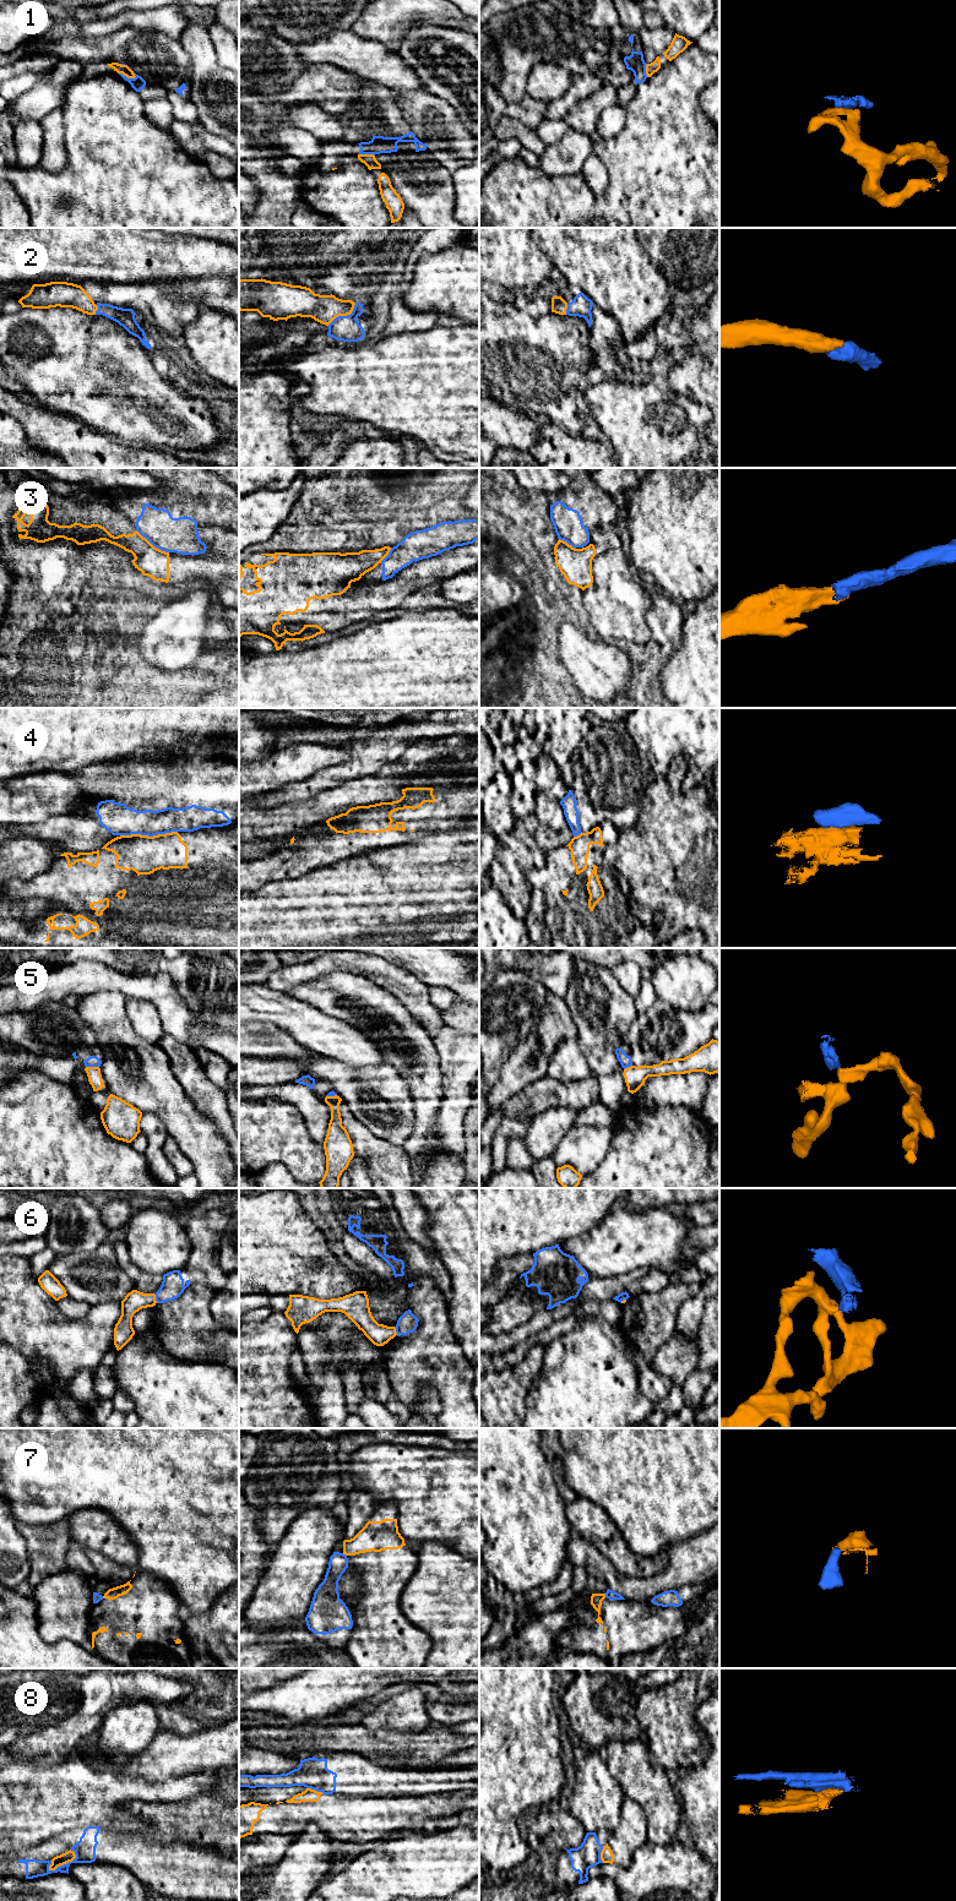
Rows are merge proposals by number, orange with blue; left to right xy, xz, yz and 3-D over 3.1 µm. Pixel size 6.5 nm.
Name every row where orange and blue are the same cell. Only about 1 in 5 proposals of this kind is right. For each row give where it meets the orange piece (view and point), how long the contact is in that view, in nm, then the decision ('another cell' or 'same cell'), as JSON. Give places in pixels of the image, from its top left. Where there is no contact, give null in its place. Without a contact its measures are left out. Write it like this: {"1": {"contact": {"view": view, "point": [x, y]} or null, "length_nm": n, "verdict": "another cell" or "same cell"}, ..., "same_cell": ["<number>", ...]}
{"1": {"contact": {"view": "xy", "point": [128, 77]}, "length_nm": 120, "verdict": "another cell"}, "2": {"contact": {"view": "xz", "point": [343, 315]}, "length_nm": 240, "verdict": "same cell"}, "3": {"contact": {"view": "xy", "point": [151, 544]}, "length_nm": 260, "verdict": "another cell"}, "4": {"contact": {"view": "xy", "point": [147, 835]}, "length_nm": 380, "verdict": "another cell"}, "5": {"contact": {"view": "xy", "point": [92, 1067]}, "length_nm": 90, "verdict": "another cell"}, "6": {"contact": {"view": "xy", "point": [155, 1298]}, "length_nm": 70, "verdict": "another cell"}, "7": {"contact": {"view": "xz", "point": [345, 1553]}, "length_nm": 40, "verdict": "another cell"}, "8": {"contact": {"view": "xy", "point": [64, 1863]}, "length_nm": 220, "verdict": "another cell"}, "same_cell": ["2"]}

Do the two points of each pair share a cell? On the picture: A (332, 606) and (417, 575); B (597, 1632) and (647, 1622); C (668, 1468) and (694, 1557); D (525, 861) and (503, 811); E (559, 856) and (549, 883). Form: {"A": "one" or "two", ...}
{"A": "one", "B": "one", "C": "two", "D": "one", "E": "one"}

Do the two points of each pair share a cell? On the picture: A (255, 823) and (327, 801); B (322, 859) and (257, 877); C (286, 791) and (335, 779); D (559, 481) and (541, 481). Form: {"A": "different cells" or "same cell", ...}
{"A": "same cell", "B": "same cell", "C": "same cell", "D": "same cell"}

